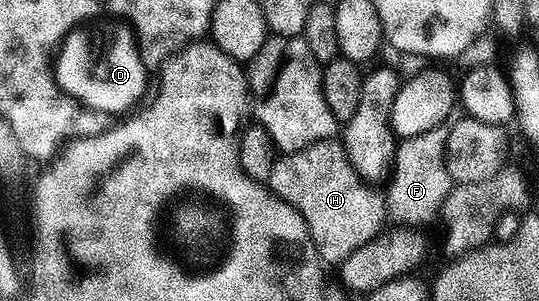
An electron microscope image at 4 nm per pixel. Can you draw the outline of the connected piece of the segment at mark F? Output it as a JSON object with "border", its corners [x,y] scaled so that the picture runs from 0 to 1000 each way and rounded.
{"border":[[[833,422],[803,425],[787,445],[751,455],[731,502],[731,555],[720,591],[724,628],[714,628],[718,734],[731,751],[785,751],[818,708],[831,658],[839,601],[827,548],[827,475]]]}

